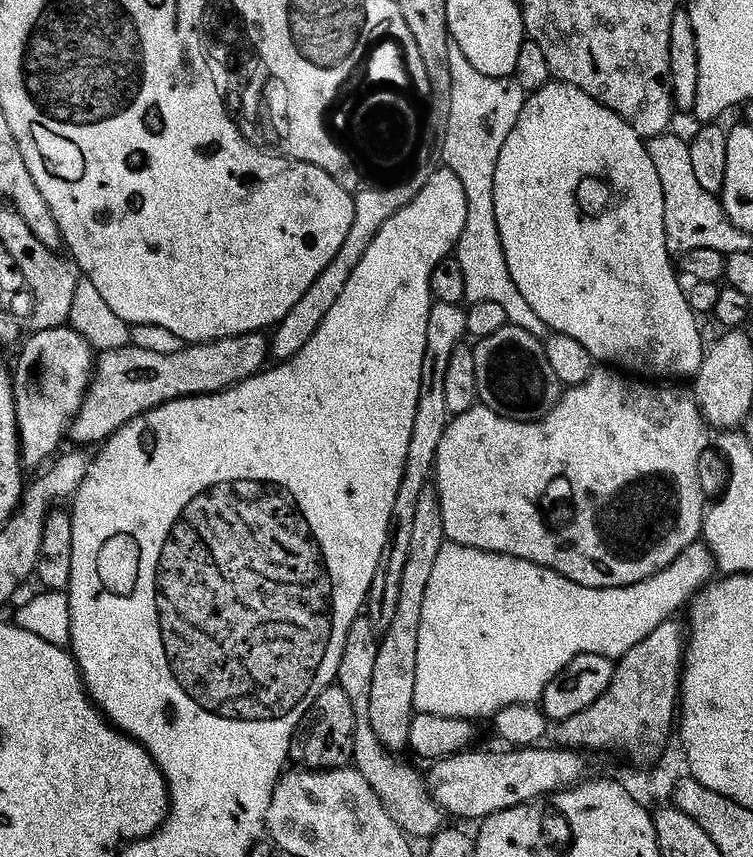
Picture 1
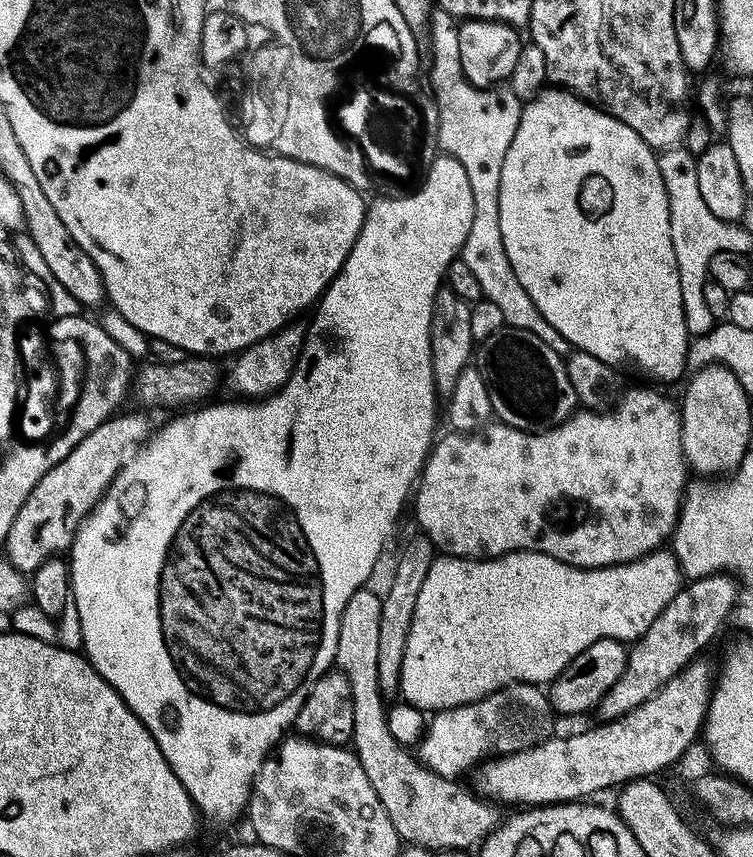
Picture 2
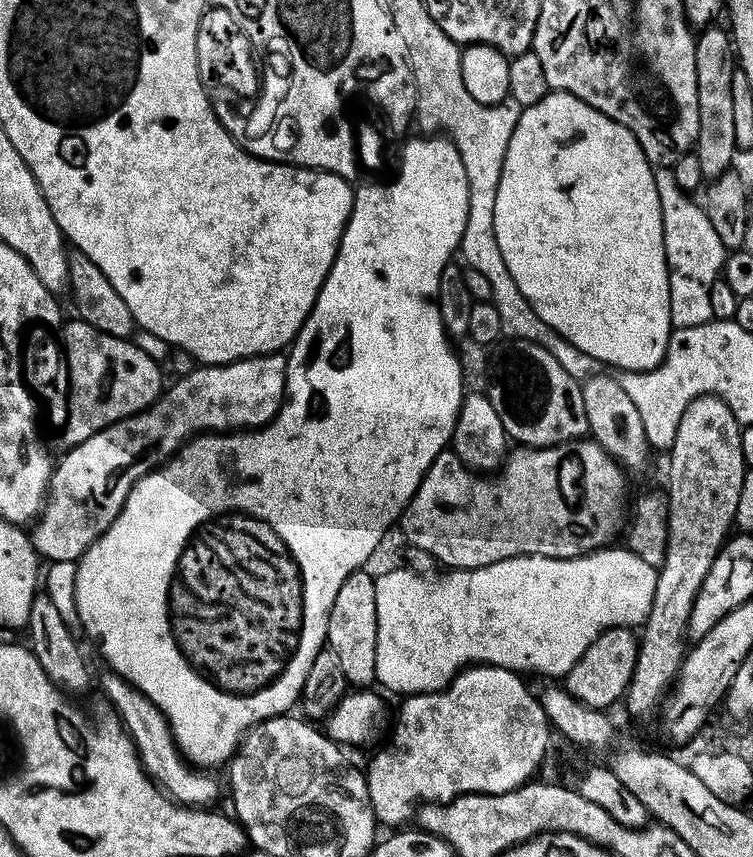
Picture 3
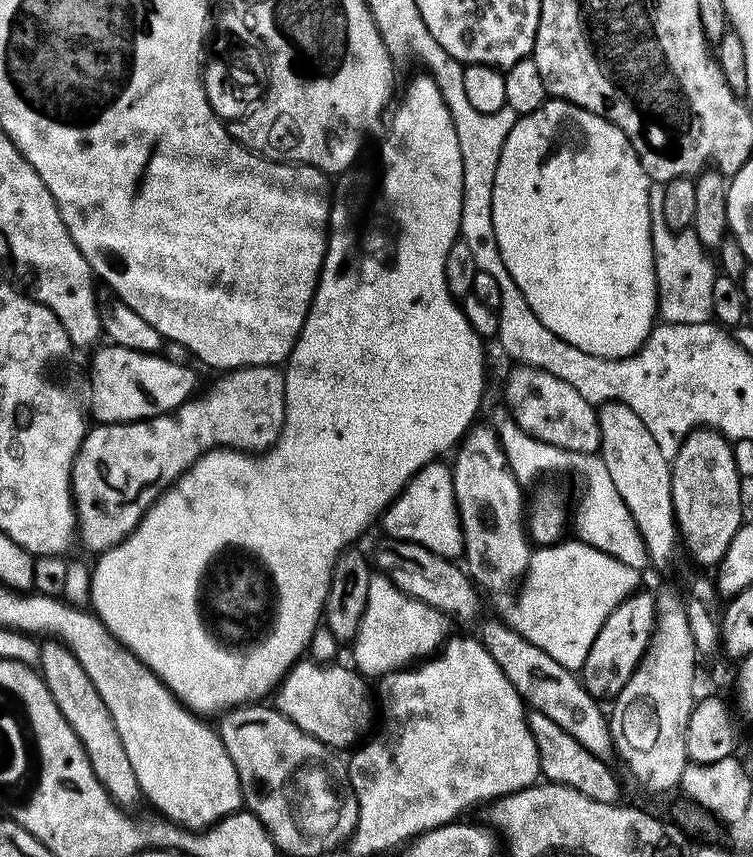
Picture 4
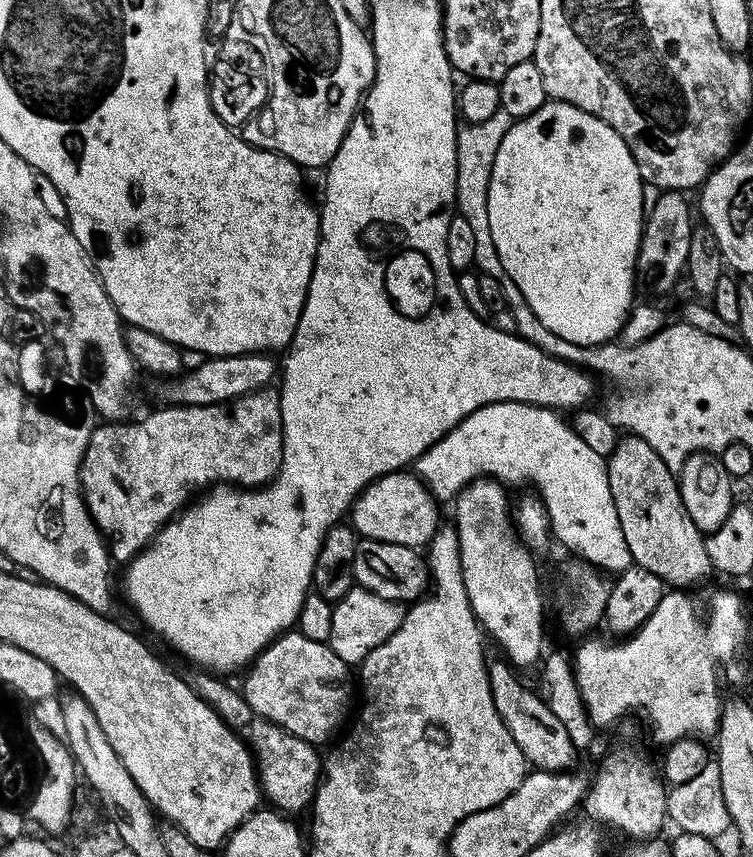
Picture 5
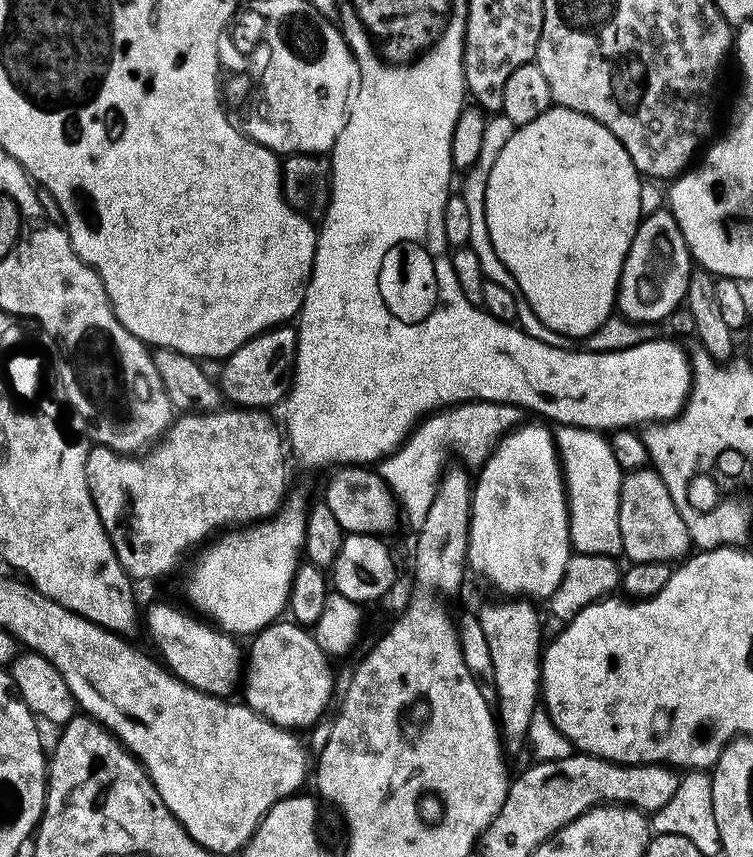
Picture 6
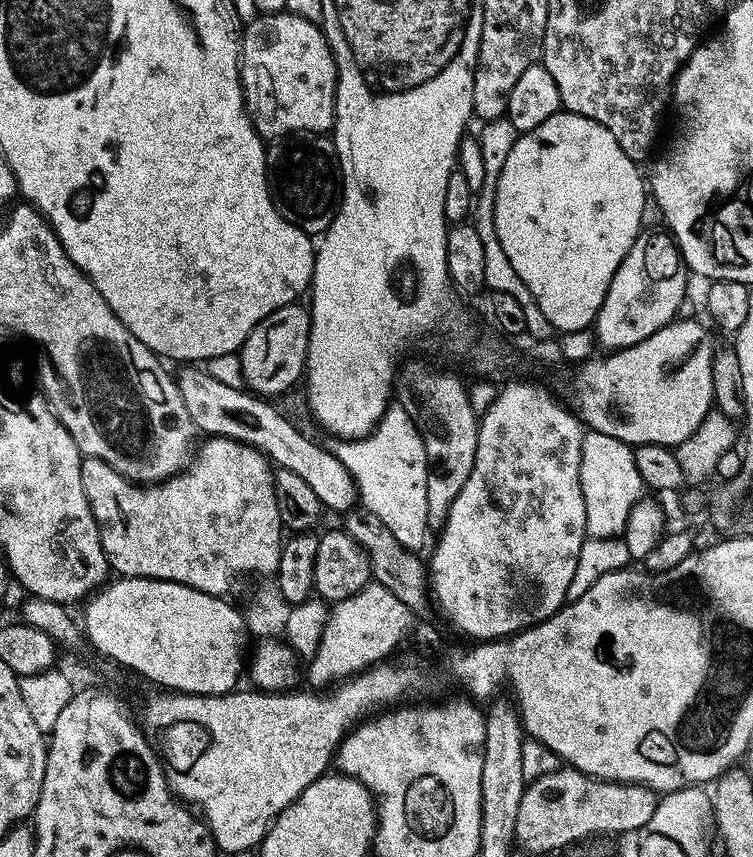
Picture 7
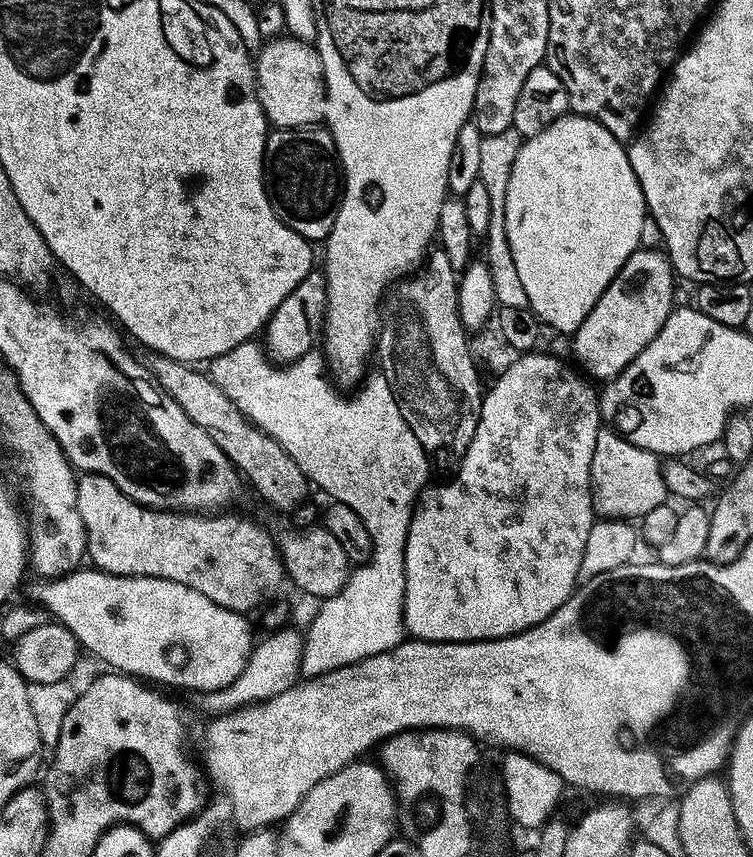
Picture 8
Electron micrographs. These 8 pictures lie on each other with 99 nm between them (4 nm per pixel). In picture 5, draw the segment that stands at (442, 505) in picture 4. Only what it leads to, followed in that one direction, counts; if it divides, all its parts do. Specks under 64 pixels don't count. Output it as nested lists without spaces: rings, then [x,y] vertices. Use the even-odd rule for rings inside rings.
[[[408,470],[391,472],[378,478],[373,484],[367,484],[350,509],[350,524],[356,529],[357,537],[378,542],[390,542],[407,548],[423,549],[434,538],[438,525],[441,523],[438,501],[423,480]]]

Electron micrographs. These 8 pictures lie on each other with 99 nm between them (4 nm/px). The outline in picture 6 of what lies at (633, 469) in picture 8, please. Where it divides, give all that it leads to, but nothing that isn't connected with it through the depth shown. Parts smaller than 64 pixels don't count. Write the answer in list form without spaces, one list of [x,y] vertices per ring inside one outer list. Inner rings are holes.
[[[569,424],[559,425],[554,435],[560,467],[564,469],[573,549],[579,554],[619,557],[624,550],[622,530],[618,530],[622,470],[618,458],[614,458],[611,439],[595,428],[575,428]]]

